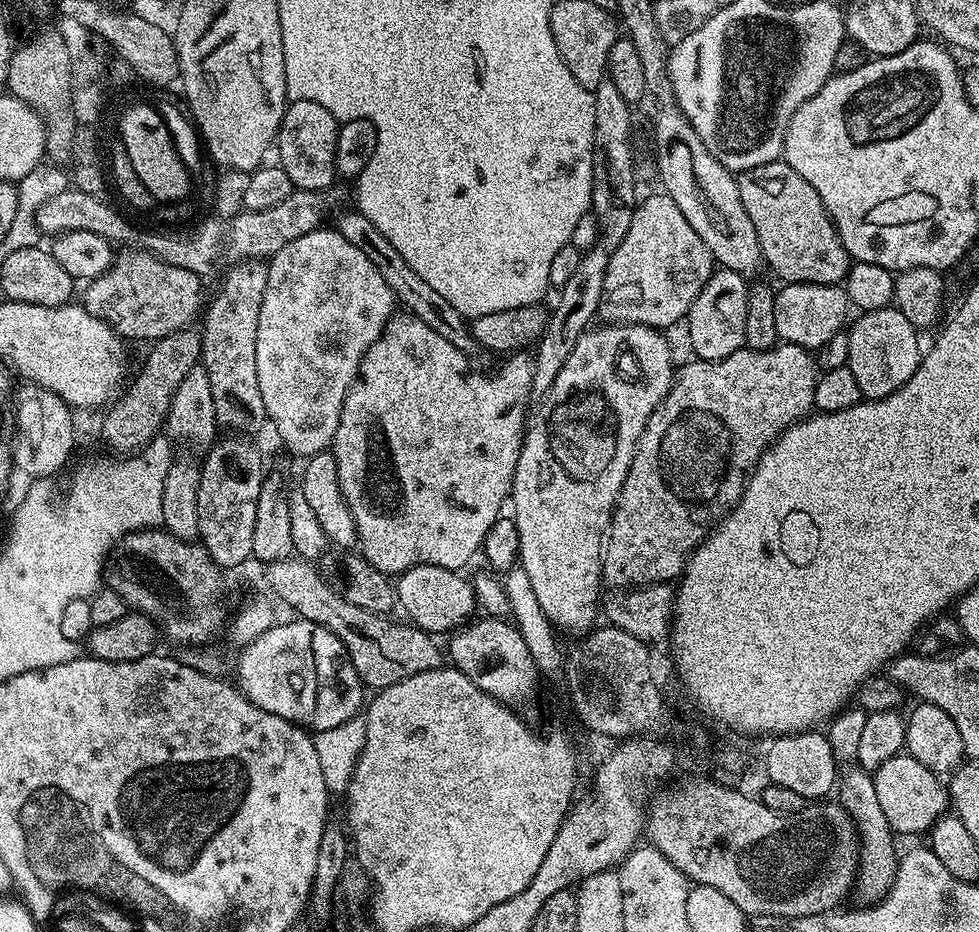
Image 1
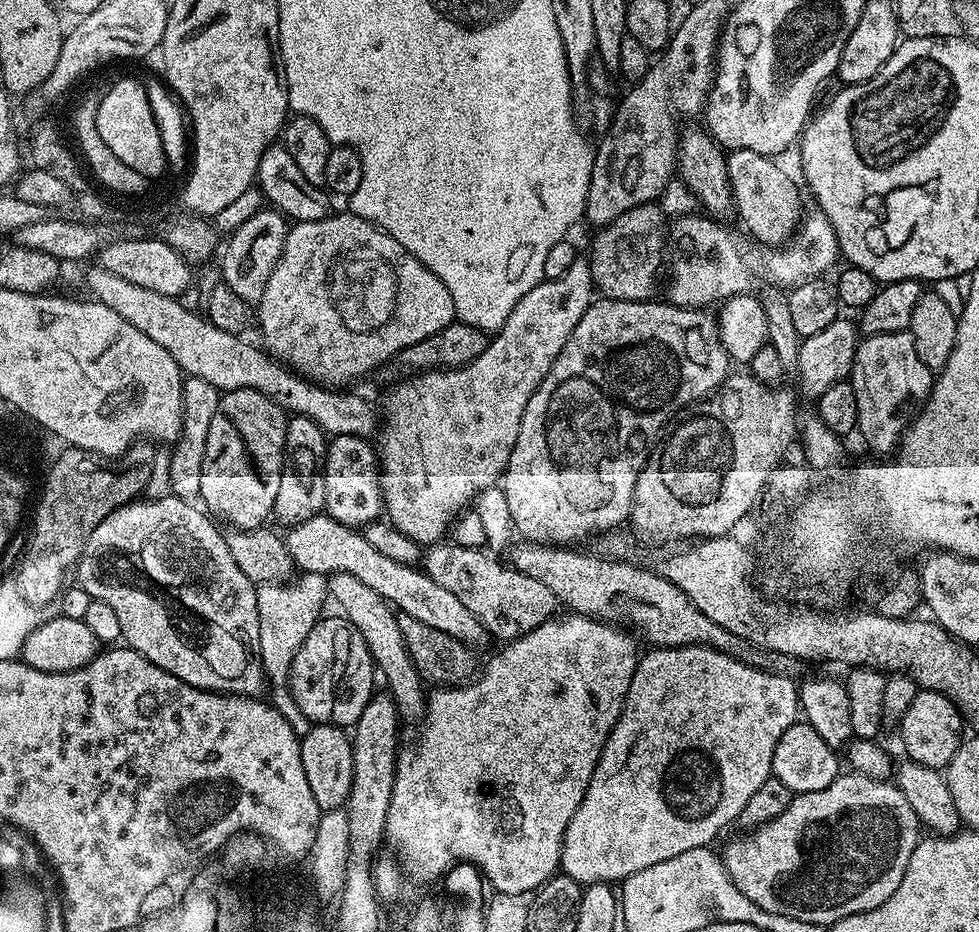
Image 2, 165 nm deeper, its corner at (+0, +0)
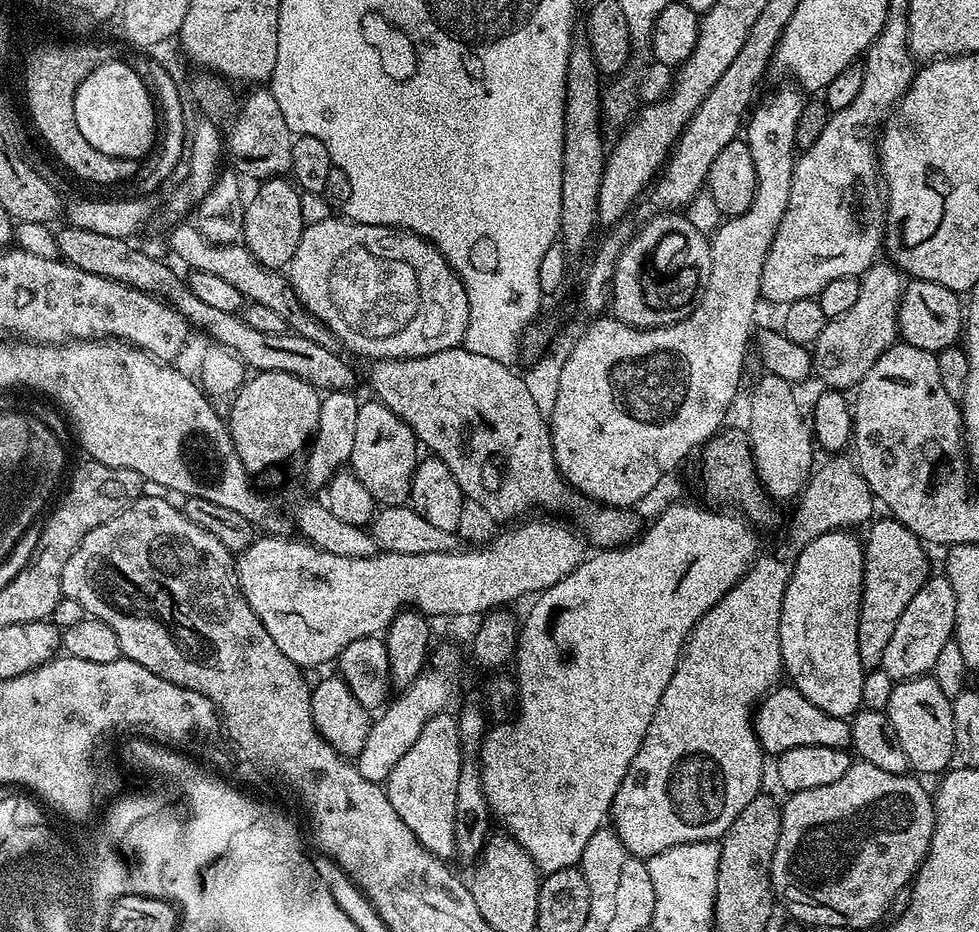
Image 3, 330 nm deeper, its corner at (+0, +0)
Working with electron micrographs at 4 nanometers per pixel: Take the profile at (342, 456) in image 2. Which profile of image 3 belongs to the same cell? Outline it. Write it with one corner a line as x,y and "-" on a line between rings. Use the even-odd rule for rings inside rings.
375,398
365,399
354,422
354,450
350,471
370,490
377,505
407,505
412,494
412,475
418,463
418,441
410,426

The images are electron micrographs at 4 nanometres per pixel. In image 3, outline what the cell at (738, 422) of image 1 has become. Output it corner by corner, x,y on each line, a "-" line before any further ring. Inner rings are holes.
877,262
864,273
860,280
858,302
854,302
853,308
846,310
846,314
827,321
811,345
812,366
815,375
820,375
820,380
824,383
821,385
855,389
862,378
866,378
870,366
878,362
888,347
897,343
896,319
905,283
900,269
891,262

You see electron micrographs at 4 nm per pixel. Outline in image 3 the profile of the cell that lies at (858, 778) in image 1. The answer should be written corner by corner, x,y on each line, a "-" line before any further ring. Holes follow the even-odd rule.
852,530
827,532
818,538
814,538
814,542
810,542
796,555
792,565
792,577
788,580
782,598
782,618
780,619
780,658
783,671
786,676
792,679
789,681
807,700
814,702
814,706
818,706
818,710
826,710
826,714
834,714
845,718
851,717
861,710
864,704
862,702
864,700
864,676
866,676
866,670
858,658
858,618
860,617
860,599
862,598
860,587
864,585
864,545
861,537
859,535
856,537
856,534

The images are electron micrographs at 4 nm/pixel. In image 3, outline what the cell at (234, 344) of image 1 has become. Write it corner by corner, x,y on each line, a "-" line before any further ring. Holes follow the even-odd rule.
273,176
271,180
263,181
257,188
260,189
253,194
252,201
250,198
244,205
242,243
250,250
250,254
254,254
254,258
262,266
277,270
287,269
289,262
294,258
294,250
298,250
298,238
302,238
306,227
304,204
300,201
302,193
291,179
283,176

